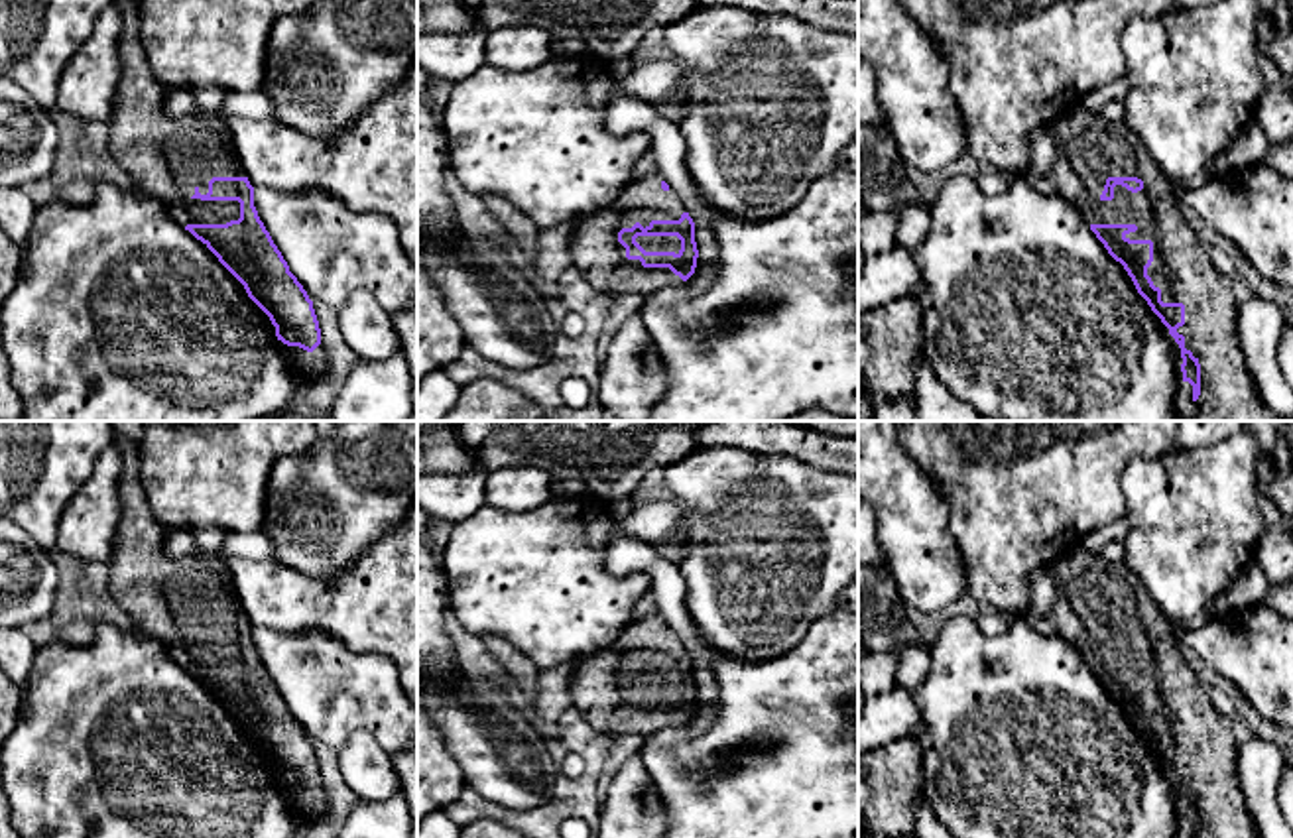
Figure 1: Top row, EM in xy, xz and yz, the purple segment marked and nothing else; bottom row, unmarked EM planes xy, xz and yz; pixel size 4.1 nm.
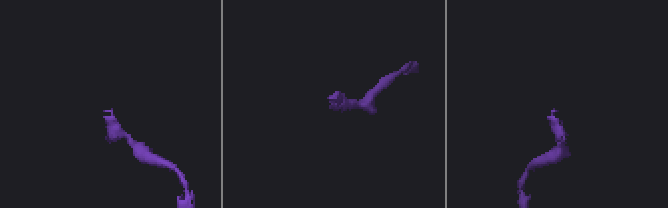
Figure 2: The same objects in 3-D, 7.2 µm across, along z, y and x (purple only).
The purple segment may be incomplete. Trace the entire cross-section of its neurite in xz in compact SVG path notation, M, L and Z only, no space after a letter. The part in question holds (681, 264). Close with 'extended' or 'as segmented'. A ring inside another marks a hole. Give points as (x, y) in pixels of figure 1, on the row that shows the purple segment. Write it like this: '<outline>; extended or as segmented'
M651 173L620 199L579 222L573 266L598 293L640 293L687 281L697 268L695 222L669 185Z; extended

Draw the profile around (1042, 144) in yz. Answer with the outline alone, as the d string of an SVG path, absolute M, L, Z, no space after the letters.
M1051 124L1029 134L1029 165L1025 173L1053 175L1057 161L1057 148Z

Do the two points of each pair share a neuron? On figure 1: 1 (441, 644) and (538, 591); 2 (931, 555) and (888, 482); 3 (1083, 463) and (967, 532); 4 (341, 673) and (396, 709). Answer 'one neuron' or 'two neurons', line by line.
1: two neurons
2: one neuron
3: one neuron
4: one neuron

